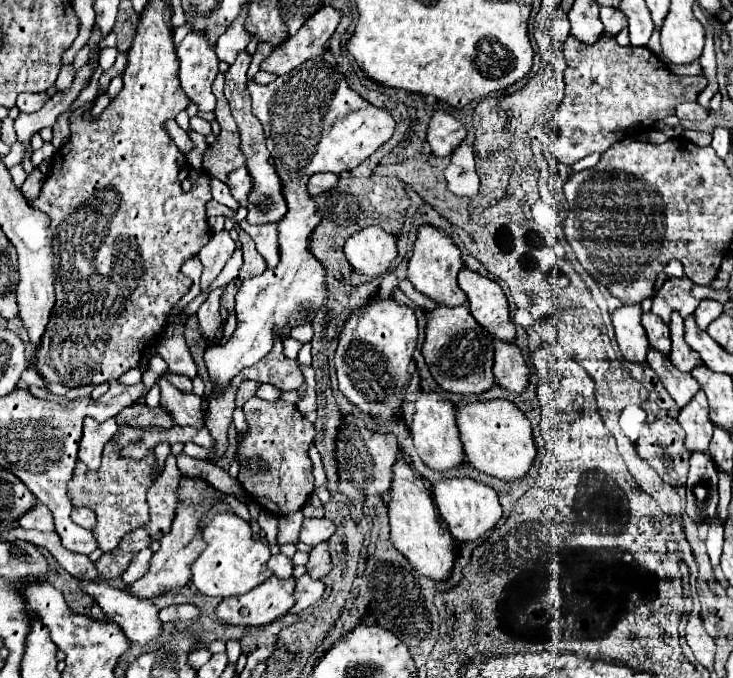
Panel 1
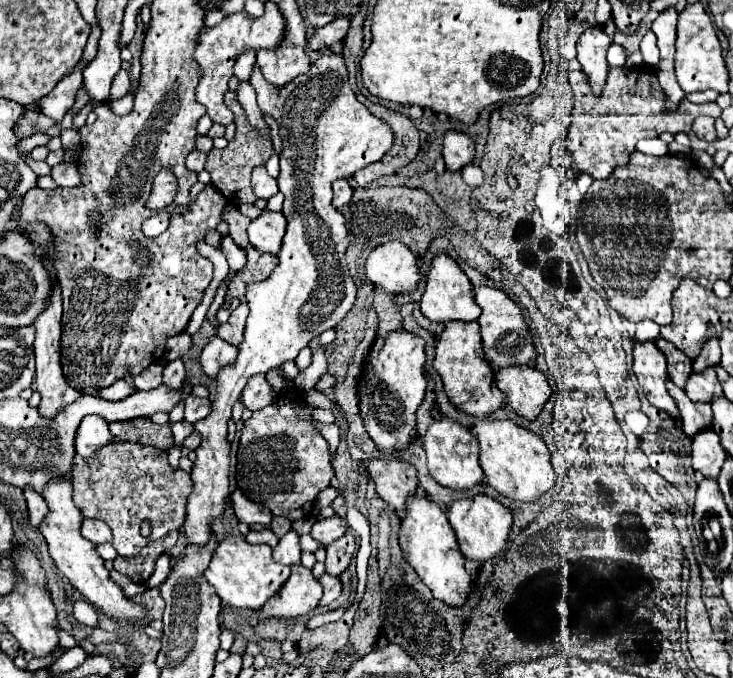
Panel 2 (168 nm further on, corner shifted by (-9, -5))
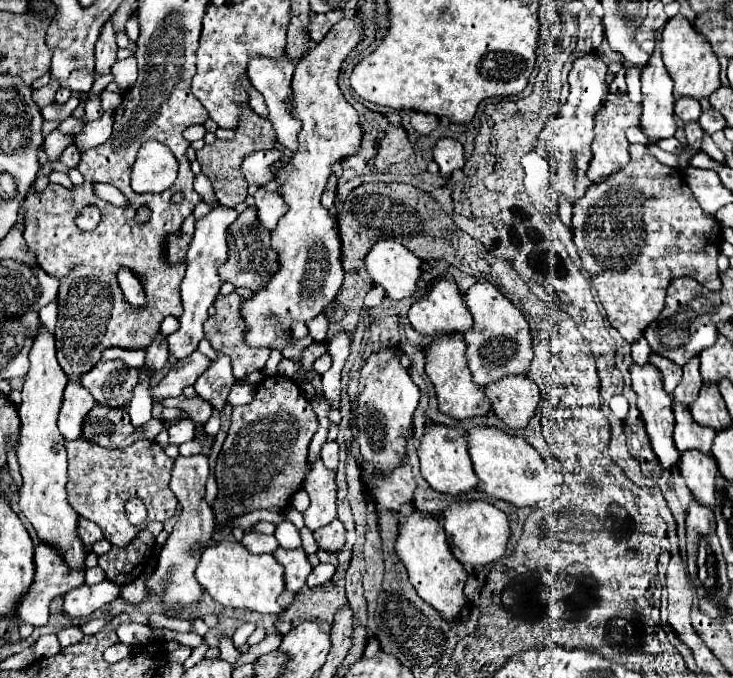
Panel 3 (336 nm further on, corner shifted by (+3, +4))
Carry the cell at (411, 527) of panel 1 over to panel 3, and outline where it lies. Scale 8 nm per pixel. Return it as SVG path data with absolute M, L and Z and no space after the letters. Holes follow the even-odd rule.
M414 509L404 519L406 521L398 527L396 555L406 565L410 583L414 585L414 589L426 603L430 603L434 609L440 611L440 615L444 615L446 619L456 617L460 613L460 609L468 603L462 593L468 575L466 575L462 563L452 555L444 529L440 527L440 523L434 515L422 513L418 509Z

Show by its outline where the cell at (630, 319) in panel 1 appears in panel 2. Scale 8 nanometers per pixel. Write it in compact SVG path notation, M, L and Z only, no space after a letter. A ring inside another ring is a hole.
M636 342L634 344L634 374L640 382L642 392L648 402L658 410L664 410L668 416L680 420L674 398L666 390L666 358L656 348L654 342Z

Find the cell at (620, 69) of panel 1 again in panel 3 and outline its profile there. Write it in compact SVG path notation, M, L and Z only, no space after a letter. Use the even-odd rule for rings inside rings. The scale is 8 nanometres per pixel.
M608 93L606 103L594 117L594 141L592 141L592 161L588 165L588 177L592 181L600 181L608 173L614 173L622 169L630 157L628 157L628 139L626 139L626 129L632 125L640 125L640 103L632 103L628 95L616 95Z

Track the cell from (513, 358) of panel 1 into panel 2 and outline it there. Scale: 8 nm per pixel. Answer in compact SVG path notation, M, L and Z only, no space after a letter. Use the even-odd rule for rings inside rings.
M528 366L502 368L496 372L494 382L506 394L508 408L512 408L524 420L534 420L552 394L546 376Z

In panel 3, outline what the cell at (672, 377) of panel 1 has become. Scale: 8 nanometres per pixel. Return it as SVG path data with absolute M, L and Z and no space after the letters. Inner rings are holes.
M674 403L674 417L676 417L676 427L674 427L676 449L678 451L700 449L700 451L710 455L710 447L712 447L712 439L714 439L716 431L710 427L698 425L692 419L690 409L686 409L680 403Z

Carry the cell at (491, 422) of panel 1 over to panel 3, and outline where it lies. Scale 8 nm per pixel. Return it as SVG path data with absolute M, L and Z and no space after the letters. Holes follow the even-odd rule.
M472 427L468 431L468 451L474 463L474 471L480 479L480 489L496 499L504 499L516 507L532 507L540 501L544 501L548 497L548 489L550 489L550 475L546 469L546 463L542 459L542 455L522 437L518 435L508 435L506 431L502 431L500 427Z

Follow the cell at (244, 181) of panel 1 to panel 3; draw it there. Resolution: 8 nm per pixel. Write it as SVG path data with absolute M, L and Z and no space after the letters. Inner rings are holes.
M256 151L244 157L240 165L240 173L250 185L266 185L268 181L274 179L274 163L282 157L280 151Z

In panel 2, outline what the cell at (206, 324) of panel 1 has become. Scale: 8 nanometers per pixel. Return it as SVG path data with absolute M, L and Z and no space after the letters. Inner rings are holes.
M212 336L210 342L206 344L206 348L202 350L202 356L200 356L204 374L208 378L216 380L216 374L220 372L220 368L236 362L236 354L238 354L238 348L220 340L218 336Z

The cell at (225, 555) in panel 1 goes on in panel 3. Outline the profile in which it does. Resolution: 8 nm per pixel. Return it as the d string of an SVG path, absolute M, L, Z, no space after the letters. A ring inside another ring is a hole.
M218 541L204 551L196 567L196 579L218 603L226 607L244 607L258 613L278 615L282 609L276 603L284 591L284 569L272 555L254 555L238 541Z

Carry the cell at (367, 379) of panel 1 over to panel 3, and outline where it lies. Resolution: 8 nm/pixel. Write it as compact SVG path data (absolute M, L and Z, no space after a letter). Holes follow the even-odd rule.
M384 347L372 353L360 369L356 397L356 443L362 455L362 467L372 467L374 473L390 473L404 461L406 437L412 427L412 413L418 405L420 389L412 381L408 369L400 363L396 347Z

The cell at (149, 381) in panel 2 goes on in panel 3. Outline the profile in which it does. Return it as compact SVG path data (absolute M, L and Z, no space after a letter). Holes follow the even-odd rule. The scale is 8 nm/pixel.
M140 377L138 385L134 387L134 397L130 401L128 415L134 421L134 425L144 425L152 417L152 397L148 393L150 377Z

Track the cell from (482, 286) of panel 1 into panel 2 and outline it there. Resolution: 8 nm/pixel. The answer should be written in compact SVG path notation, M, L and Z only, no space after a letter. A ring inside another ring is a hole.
M478 286L474 288L476 304L482 308L478 318L480 336L482 336L482 350L494 370L508 368L508 366L534 366L536 362L536 348L532 344L530 330L524 322L522 310L498 288L492 286Z

